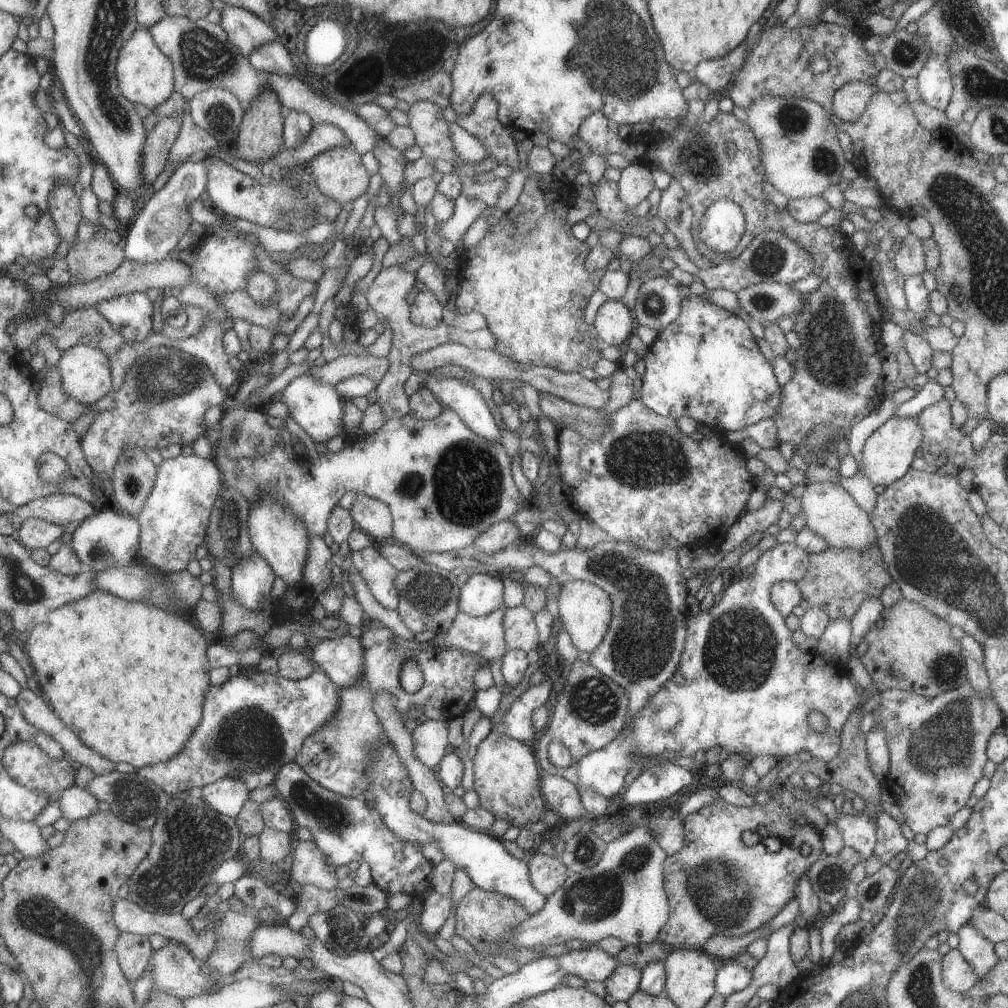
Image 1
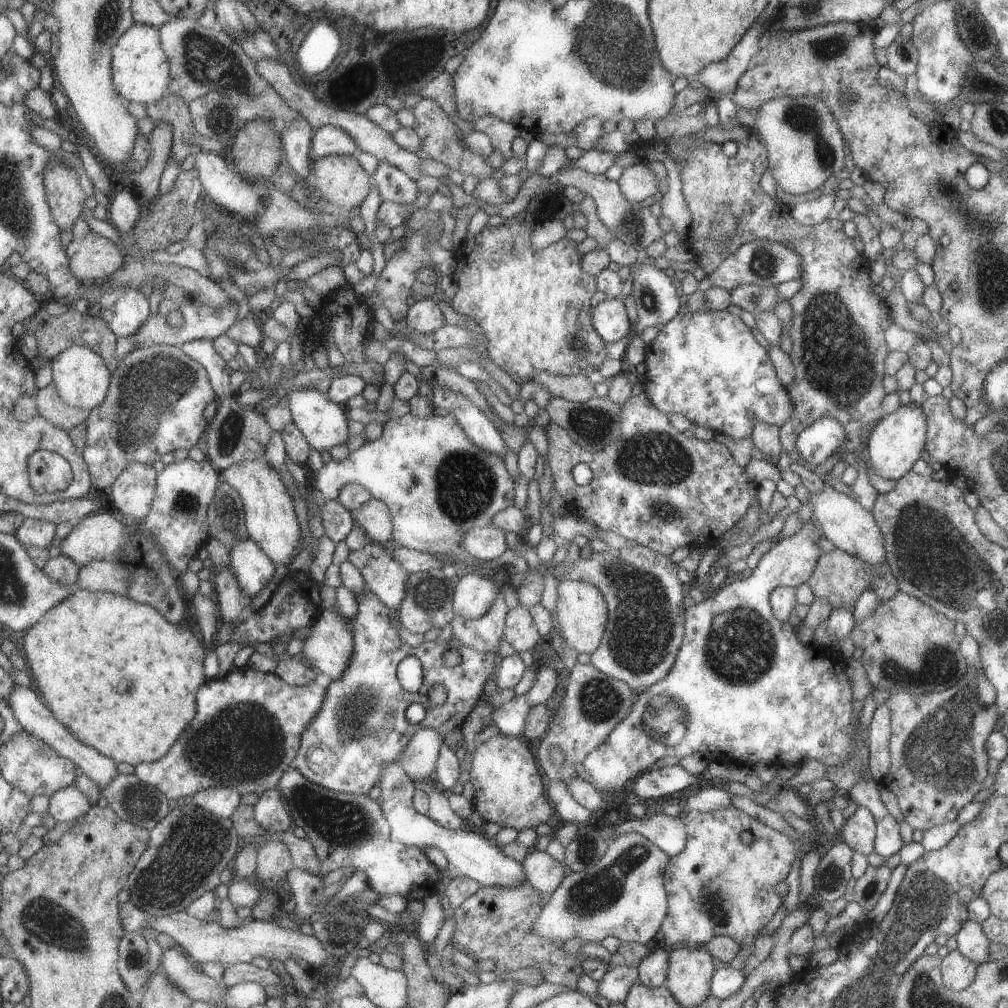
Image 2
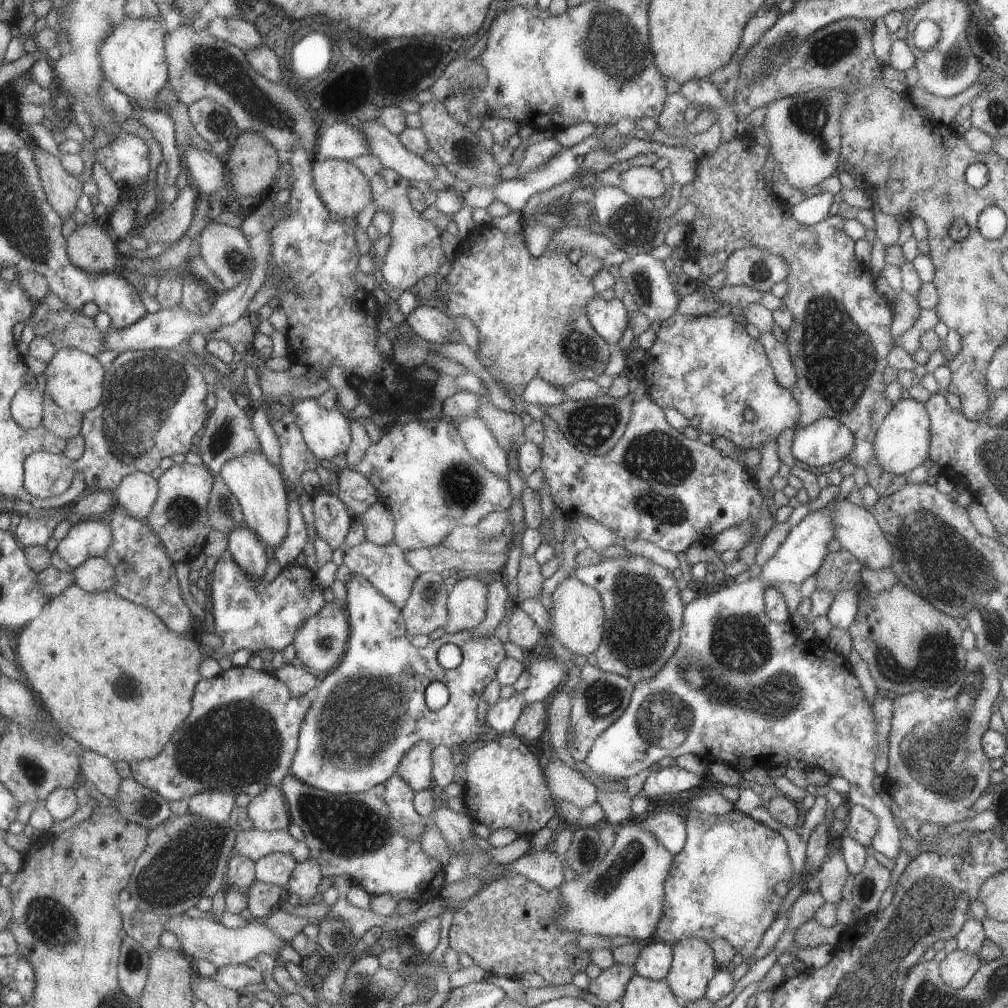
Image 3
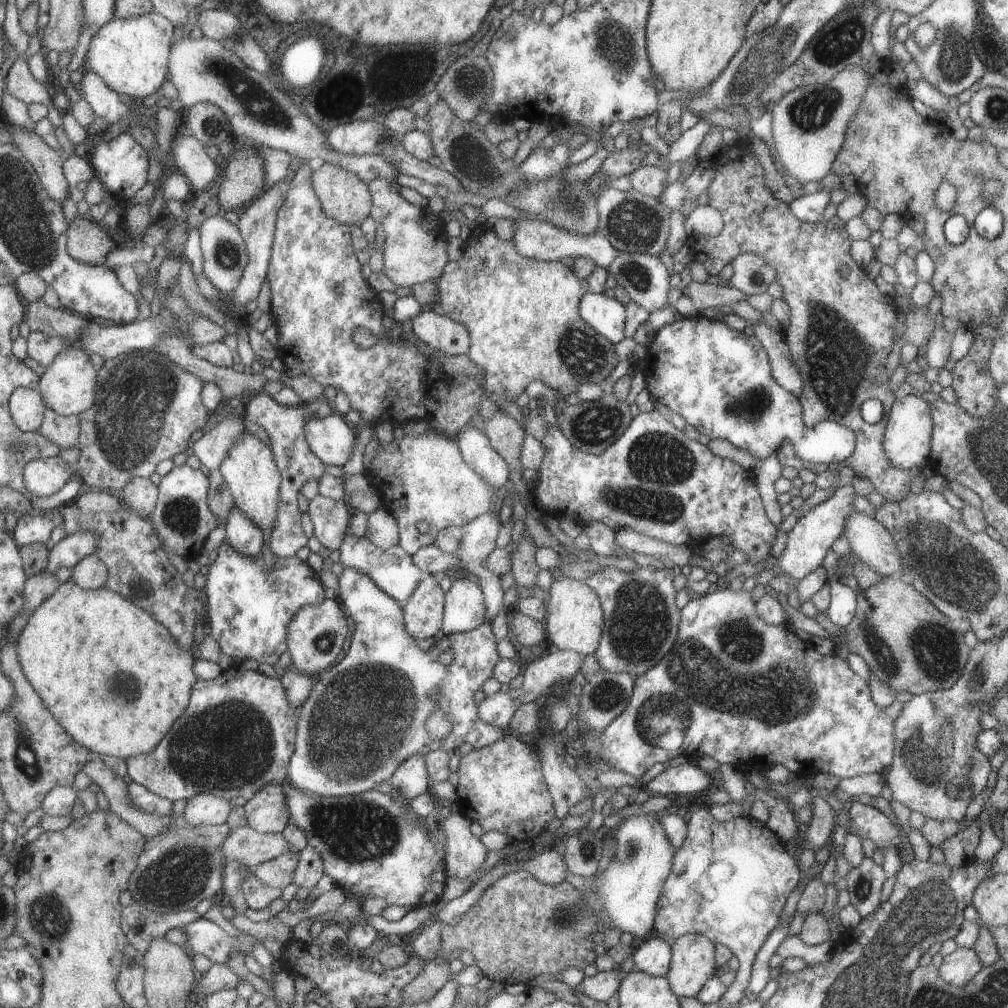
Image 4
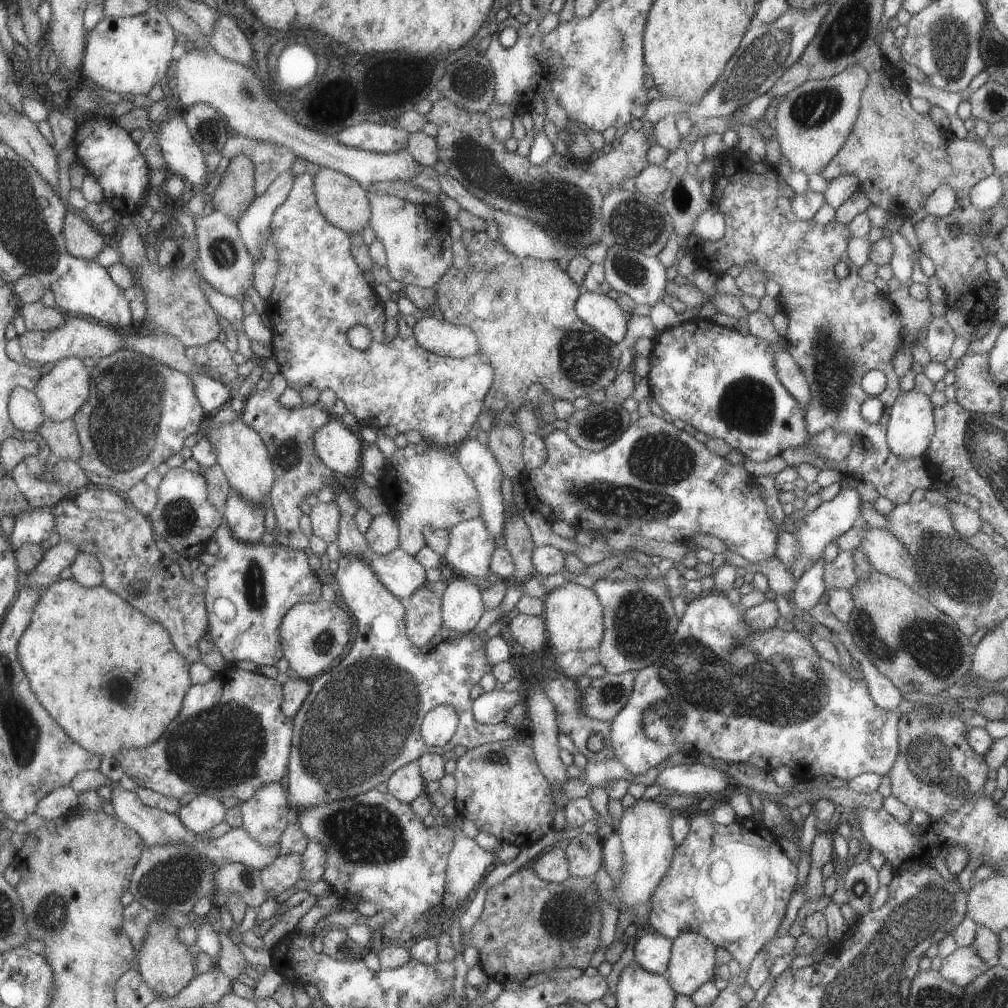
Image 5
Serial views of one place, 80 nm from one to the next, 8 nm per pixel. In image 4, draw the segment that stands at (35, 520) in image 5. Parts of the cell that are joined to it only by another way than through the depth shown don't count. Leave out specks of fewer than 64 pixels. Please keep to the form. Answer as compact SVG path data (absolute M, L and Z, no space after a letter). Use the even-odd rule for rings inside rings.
M59 509L45 512L43 516L31 516L25 513L18 515L17 525L13 531L19 547L33 543L47 544L51 540L51 534L57 526L64 524L64 516Z

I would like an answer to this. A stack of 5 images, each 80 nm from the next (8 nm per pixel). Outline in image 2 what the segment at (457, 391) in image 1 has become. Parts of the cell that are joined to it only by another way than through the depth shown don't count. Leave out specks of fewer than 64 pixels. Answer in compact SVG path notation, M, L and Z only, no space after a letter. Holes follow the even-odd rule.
M446 387L432 388L432 392L430 406L433 412L451 412L473 446L499 458L505 456L506 446L496 426L469 400L468 396Z

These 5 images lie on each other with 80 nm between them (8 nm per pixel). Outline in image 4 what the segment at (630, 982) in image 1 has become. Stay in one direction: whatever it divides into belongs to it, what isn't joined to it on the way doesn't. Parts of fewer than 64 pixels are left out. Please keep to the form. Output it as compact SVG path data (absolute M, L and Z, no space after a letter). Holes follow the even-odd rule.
M613 968L607 972L597 971L597 974L593 976L584 976L582 981L575 985L572 990L575 989L594 1001L605 1002L619 989L624 974L618 972L617 968Z

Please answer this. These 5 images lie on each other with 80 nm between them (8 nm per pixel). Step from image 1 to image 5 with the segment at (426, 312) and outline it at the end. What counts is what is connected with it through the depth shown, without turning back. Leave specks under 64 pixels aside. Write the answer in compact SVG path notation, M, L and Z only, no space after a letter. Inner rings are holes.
M429 313L413 325L416 343L425 350L450 359L462 359L478 352L474 330L436 320Z

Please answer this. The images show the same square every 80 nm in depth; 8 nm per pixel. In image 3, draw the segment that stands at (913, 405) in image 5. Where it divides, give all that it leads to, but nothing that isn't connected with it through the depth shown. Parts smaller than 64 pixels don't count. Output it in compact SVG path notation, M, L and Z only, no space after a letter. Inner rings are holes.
M900 398L882 420L874 436L874 453L880 465L894 475L908 474L927 460L930 446L930 422L925 405L912 398Z

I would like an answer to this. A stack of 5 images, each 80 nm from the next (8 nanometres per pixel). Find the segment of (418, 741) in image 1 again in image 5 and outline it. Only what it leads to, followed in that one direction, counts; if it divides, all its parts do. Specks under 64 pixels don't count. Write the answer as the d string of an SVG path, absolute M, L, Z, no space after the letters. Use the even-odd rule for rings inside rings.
M411 761L395 770L386 780L387 793L399 802L409 804L421 793L426 792L425 783L418 764L416 761Z

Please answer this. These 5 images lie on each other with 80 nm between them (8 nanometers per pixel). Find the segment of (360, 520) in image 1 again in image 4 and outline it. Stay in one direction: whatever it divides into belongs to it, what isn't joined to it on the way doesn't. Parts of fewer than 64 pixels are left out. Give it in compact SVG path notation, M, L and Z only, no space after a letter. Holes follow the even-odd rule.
M384 507L377 508L367 515L368 521L364 537L381 550L398 544L397 521Z

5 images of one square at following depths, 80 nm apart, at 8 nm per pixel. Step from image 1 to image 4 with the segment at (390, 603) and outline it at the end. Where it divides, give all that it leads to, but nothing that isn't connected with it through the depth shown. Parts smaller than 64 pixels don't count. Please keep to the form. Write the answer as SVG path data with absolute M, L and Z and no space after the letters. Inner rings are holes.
M349 522L346 524L342 537L343 540L337 548L340 552L342 566L363 571L381 590L384 590L400 604L403 604L411 596L415 586L425 576L422 570L413 562L412 556L409 556L398 544L390 549L381 550L371 544L364 535L356 537L350 531Z

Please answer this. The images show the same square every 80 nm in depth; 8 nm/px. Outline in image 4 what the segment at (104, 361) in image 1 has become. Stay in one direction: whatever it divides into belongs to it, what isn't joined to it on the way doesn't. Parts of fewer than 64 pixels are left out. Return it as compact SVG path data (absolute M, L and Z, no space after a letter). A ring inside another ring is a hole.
M69 349L57 355L55 362L44 372L36 389L45 399L46 406L57 414L62 417L77 417L95 404L97 383L98 368L91 364L89 354L83 349Z

